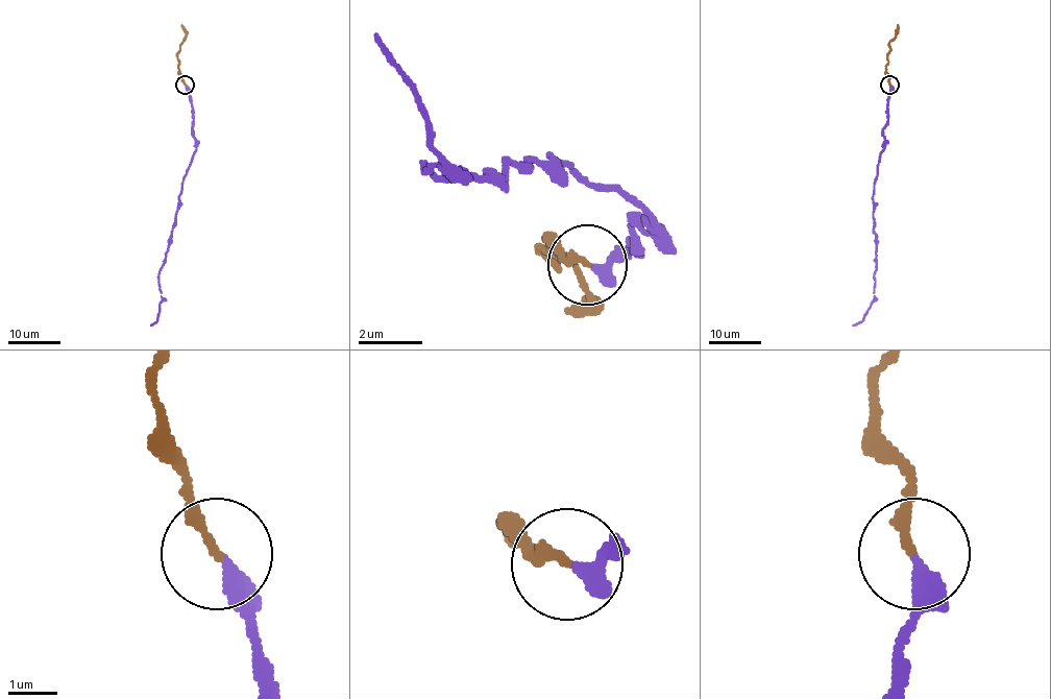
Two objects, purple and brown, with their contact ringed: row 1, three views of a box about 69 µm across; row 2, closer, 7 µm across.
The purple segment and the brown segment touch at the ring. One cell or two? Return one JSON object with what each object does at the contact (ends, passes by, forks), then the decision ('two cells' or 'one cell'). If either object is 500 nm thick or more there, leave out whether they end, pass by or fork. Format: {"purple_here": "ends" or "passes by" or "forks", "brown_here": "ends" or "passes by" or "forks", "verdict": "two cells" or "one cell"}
{"purple_here": "ends", "brown_here": "ends", "verdict": "one cell"}

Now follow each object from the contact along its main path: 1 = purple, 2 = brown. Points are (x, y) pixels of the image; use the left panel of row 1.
1: (186, 85), (192, 107), (196, 150), (179, 196), (170, 244), (159, 274), (161, 300), (157, 319), (150, 324)
2: (185, 85), (178, 65), (179, 46), (186, 37), (181, 25)

